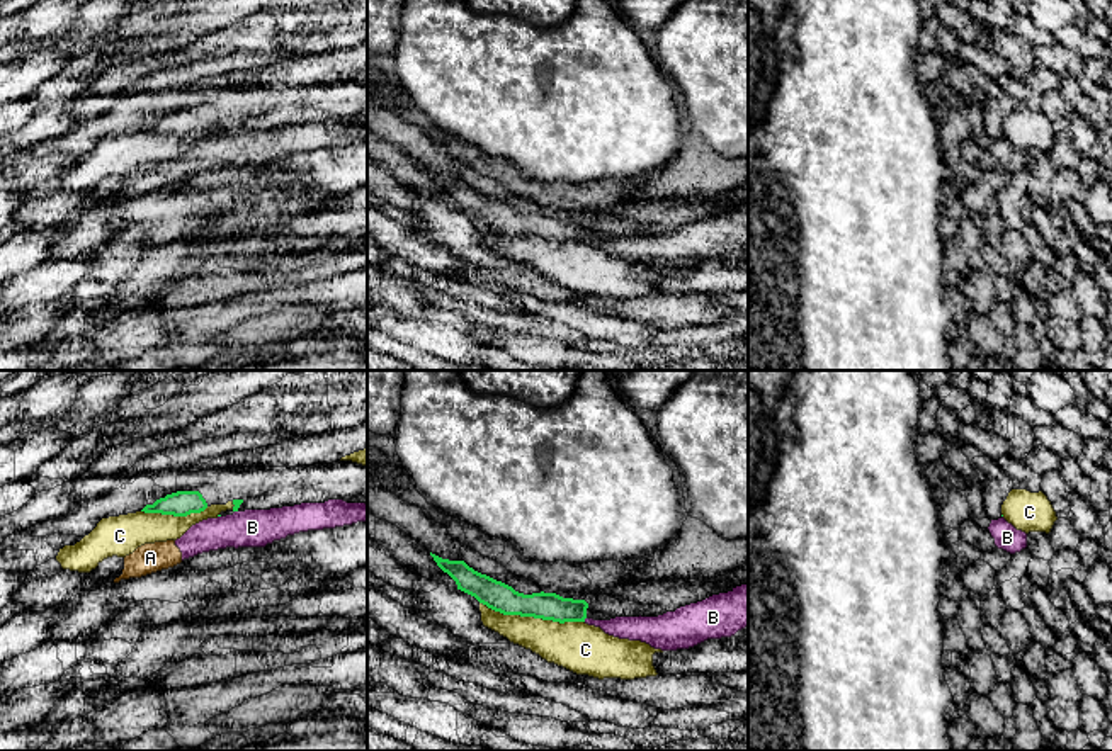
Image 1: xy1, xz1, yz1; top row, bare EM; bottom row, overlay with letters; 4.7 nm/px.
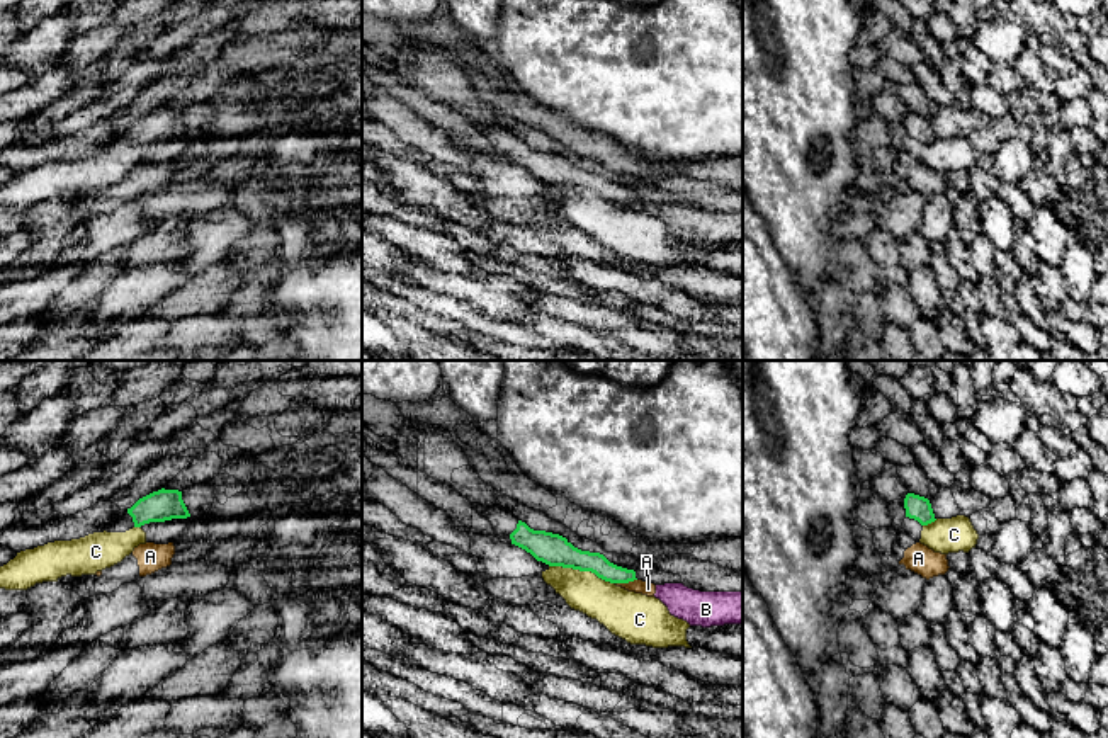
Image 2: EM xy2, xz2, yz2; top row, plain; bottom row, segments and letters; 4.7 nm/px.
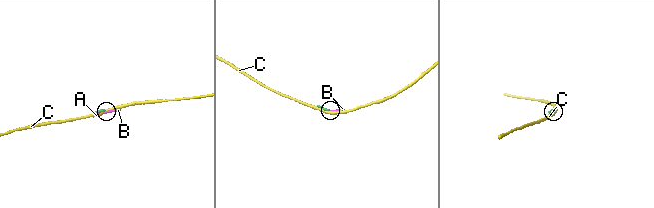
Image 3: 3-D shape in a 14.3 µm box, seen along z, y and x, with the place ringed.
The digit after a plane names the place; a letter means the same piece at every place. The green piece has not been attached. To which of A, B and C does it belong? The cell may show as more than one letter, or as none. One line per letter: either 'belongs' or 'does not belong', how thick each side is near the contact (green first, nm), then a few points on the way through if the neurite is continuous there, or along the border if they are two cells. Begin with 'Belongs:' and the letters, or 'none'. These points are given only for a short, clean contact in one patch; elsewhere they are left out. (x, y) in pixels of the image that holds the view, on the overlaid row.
Belongs: none
A: does not belong; 100 nm thick on the green side, 70 nm on the other; border along xz2 (636, 579), (616, 584)
B: does not belong; 130 nm thick on the green side, 110 nm on the other; border along xz1 (585, 617), (584, 621)
C: does not belong; 140 nm thick on the green side, 220 nm on the other

